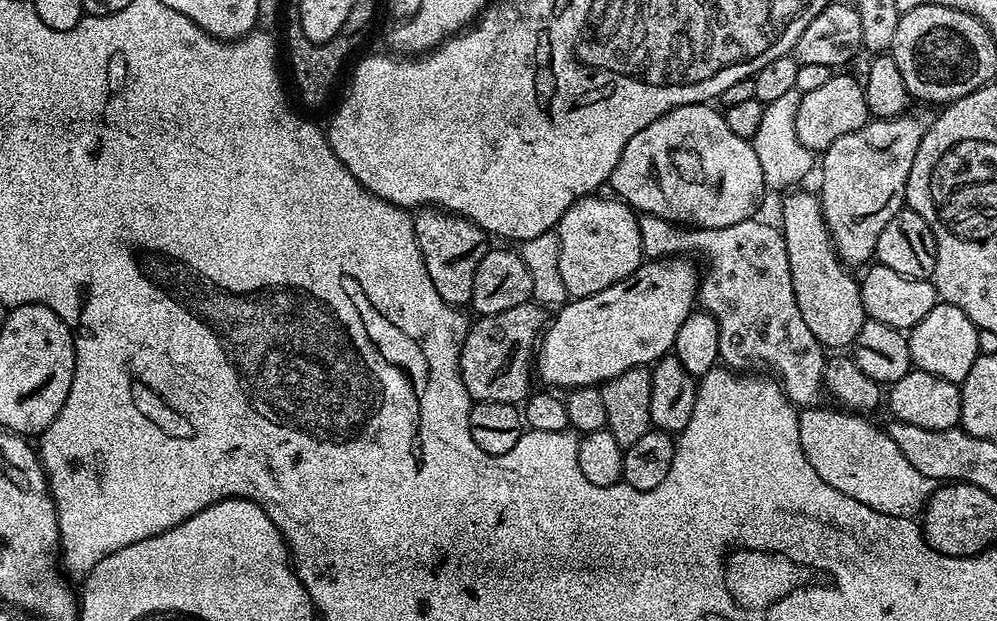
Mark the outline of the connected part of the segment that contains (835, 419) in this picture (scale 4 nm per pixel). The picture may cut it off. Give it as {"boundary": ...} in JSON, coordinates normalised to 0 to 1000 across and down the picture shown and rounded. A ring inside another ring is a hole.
{"boundary":[[[826,655],[805,659],[800,673],[804,731],[808,731],[808,744],[816,750],[823,779],[845,789],[849,802],[857,802],[857,808],[865,808],[865,815],[873,815],[873,821],[894,831],[922,833],[939,791],[940,775],[930,773],[917,757],[886,688],[874,683],[866,668],[850,660],[837,663]]]}

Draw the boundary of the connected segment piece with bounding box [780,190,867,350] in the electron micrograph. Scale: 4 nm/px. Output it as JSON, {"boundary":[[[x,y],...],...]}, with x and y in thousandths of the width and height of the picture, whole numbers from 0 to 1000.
{"boundary":[[[796,306],[789,311],[789,316],[784,325],[784,357],[782,356],[782,369],[786,378],[786,388],[789,396],[789,420],[792,422],[792,441],[793,441],[793,459],[796,461],[797,485],[800,486],[801,506],[804,509],[804,515],[811,527],[812,535],[816,538],[816,544],[820,544],[823,556],[830,564],[847,564],[849,557],[854,559],[860,544],[861,536],[864,535],[864,528],[870,515],[868,506],[868,496],[865,493],[864,467],[862,461],[862,452],[860,446],[856,446],[852,438],[854,438],[843,419],[839,407],[839,401],[835,393],[835,383],[830,374],[830,367],[827,362],[827,351],[823,341],[823,332],[821,325],[821,317],[819,314],[814,314],[810,309],[802,309],[803,306]]]}

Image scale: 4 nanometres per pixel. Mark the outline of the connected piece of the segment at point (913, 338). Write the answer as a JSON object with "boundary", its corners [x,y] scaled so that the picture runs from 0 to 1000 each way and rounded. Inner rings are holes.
{"boundary":[[[940,486],[933,506],[929,506],[929,512],[925,512],[925,519],[918,522],[910,536],[913,576],[922,597],[964,620],[969,602],[973,602],[979,578],[984,573],[982,536],[983,530],[977,519],[973,519],[973,512],[969,512],[969,506],[965,506],[965,499],[961,499],[961,493]]]}

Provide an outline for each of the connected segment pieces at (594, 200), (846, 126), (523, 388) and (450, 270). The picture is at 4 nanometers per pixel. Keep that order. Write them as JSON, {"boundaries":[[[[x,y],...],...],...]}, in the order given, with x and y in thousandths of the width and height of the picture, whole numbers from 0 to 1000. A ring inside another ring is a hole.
{"boundaries":[[[[595,312],[578,322],[572,332],[572,338],[564,345],[560,362],[562,382],[560,435],[564,435],[564,454],[568,454],[568,467],[574,480],[600,473],[608,467],[608,461],[616,461],[616,454],[624,454],[624,448],[636,441],[636,435],[641,432],[647,417],[639,343],[621,319],[602,314],[606,312]]],[[[837,119],[832,132],[803,153],[800,190],[796,190],[796,209],[800,209],[800,229],[804,229],[804,235],[808,235],[816,248],[825,248],[832,235],[837,235],[837,229],[841,229],[841,222],[861,209],[872,192],[867,138],[857,132],[851,121]]],[[[537,486],[515,493],[513,499],[504,499],[504,506],[482,509],[472,517],[461,559],[461,607],[474,646],[521,652],[530,643],[530,617],[536,612],[536,593],[533,585],[526,586],[526,578],[530,565],[532,573],[539,559],[547,527],[547,498]]],[[[437,332],[420,337],[413,362],[427,441],[431,441],[431,454],[435,454],[435,467],[439,467],[443,486],[454,493],[472,491],[475,435],[479,435],[479,422],[489,407],[490,382],[474,354],[468,354],[466,348],[459,348],[456,341],[446,341]]]]}

